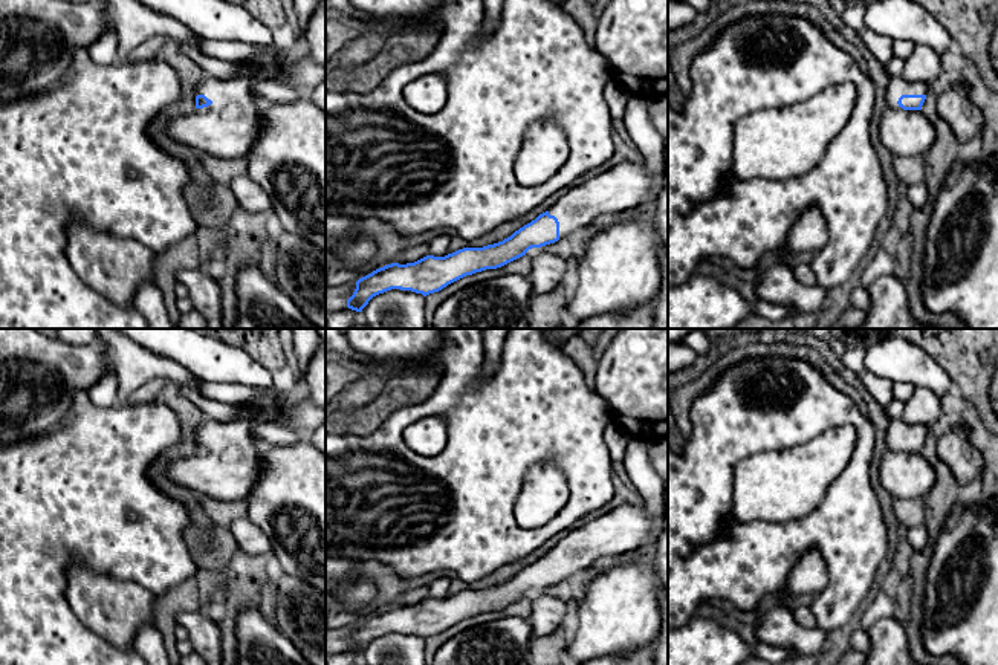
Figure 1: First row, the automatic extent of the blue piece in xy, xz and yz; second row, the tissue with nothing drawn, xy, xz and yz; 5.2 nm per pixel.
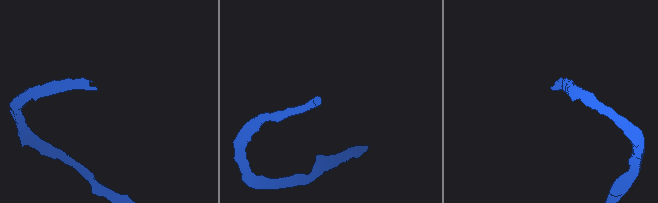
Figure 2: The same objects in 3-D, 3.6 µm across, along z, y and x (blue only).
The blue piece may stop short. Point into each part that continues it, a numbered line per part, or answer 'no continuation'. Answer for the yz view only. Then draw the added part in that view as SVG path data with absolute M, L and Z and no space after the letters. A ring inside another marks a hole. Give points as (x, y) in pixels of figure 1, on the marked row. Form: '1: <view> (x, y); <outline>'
1: yz (904, 132); M902 75L891 79L886 92L886 107L883 110L879 133L882 144L894 156L923 156L935 142L935 127L920 110L903 110L897 101L902 95L926 95L928 84L908 83Z

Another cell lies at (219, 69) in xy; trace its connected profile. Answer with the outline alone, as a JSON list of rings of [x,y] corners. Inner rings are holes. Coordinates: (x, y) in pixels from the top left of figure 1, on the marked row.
[[[177,41],[182,52],[197,63],[206,75],[217,79],[246,78],[243,66],[238,61],[223,61],[211,58],[202,52],[194,50],[185,43]]]

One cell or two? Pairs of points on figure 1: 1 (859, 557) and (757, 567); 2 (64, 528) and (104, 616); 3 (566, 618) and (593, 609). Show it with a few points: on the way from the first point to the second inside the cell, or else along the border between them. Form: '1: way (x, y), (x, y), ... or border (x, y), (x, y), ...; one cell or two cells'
1: way (833, 538), (792, 538), (783, 544); one cell
2: border (115, 578), (72, 563), (68, 570), (64, 596); two cells
3: border (575, 606), (575, 627), (572, 632); two cells

